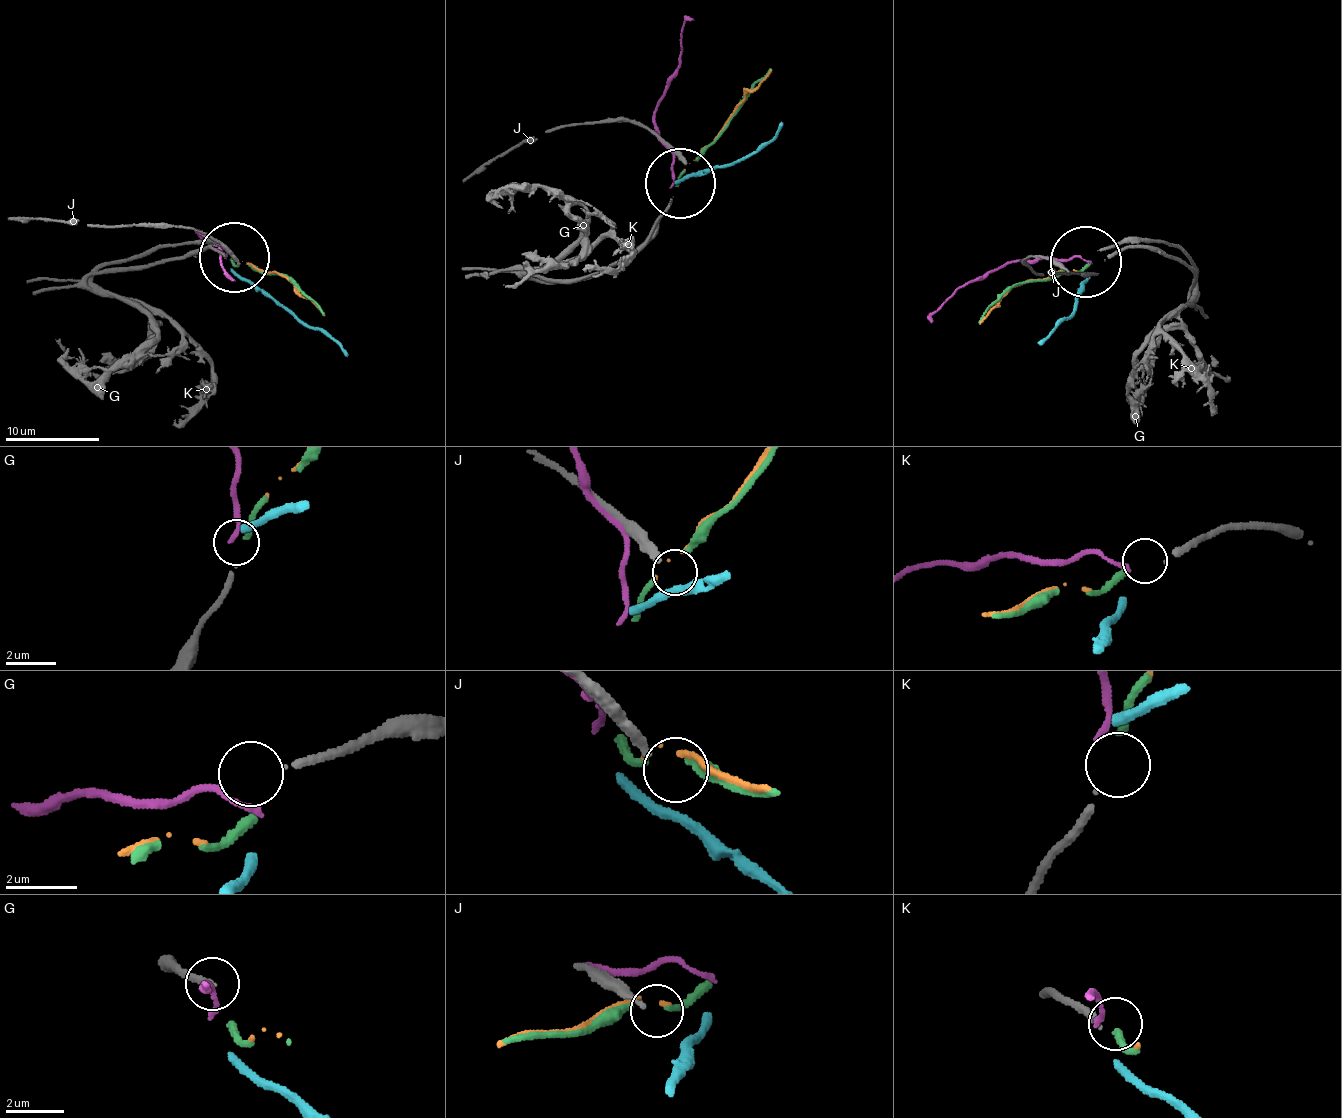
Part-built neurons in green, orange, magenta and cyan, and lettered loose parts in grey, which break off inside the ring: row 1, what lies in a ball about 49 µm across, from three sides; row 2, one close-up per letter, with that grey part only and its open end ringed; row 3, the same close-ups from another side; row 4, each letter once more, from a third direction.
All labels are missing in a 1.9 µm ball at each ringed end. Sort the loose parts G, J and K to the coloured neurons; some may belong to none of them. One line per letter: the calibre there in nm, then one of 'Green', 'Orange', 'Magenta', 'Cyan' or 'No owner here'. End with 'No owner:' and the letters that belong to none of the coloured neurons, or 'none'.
G: Thickness 190 nm. No owner here
J: Thickness 260 nm. No owner here
K: Thickness 170 nm. Green
No owner: G, J

